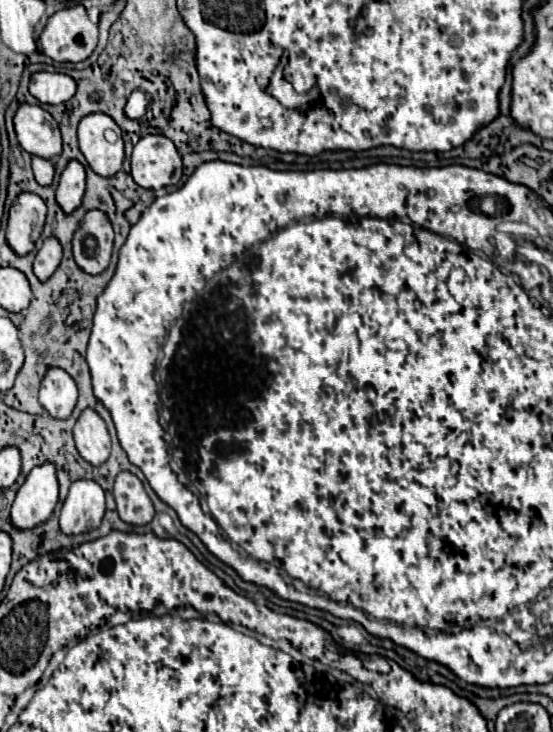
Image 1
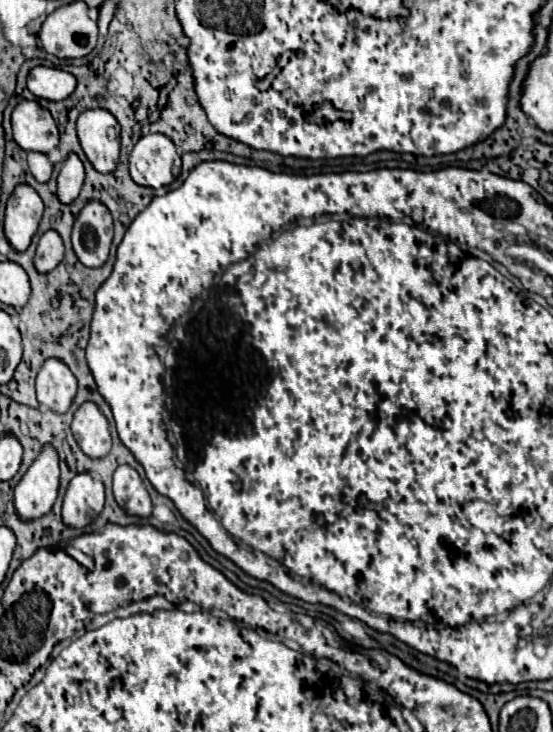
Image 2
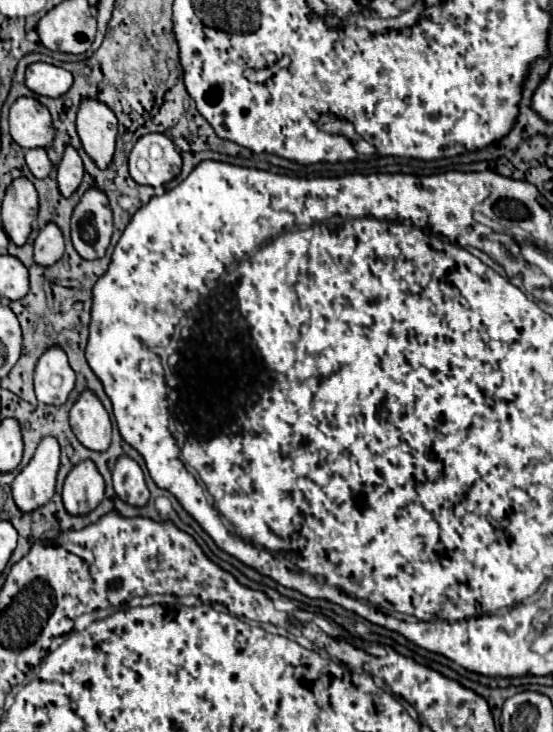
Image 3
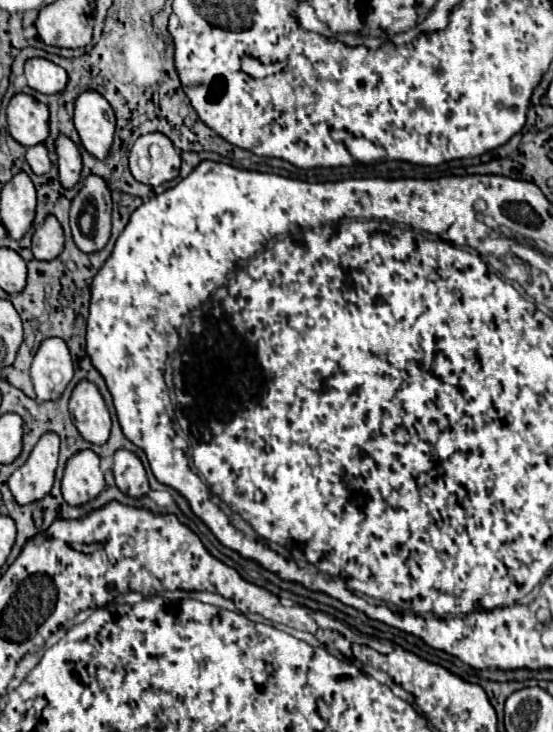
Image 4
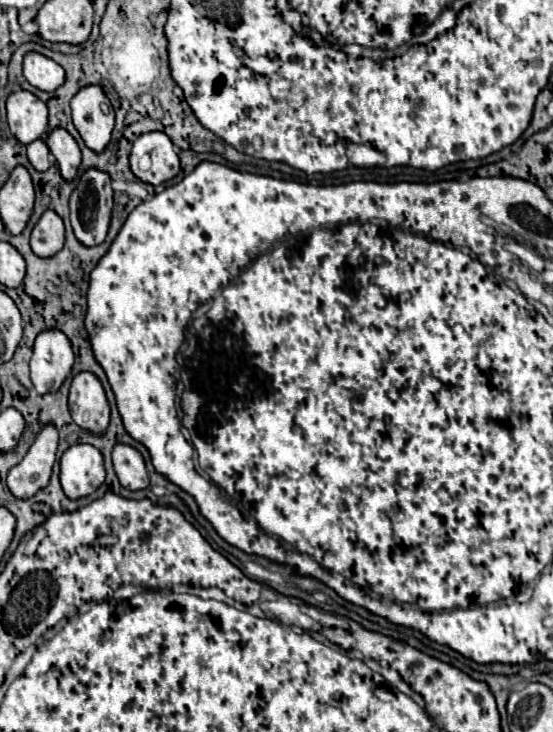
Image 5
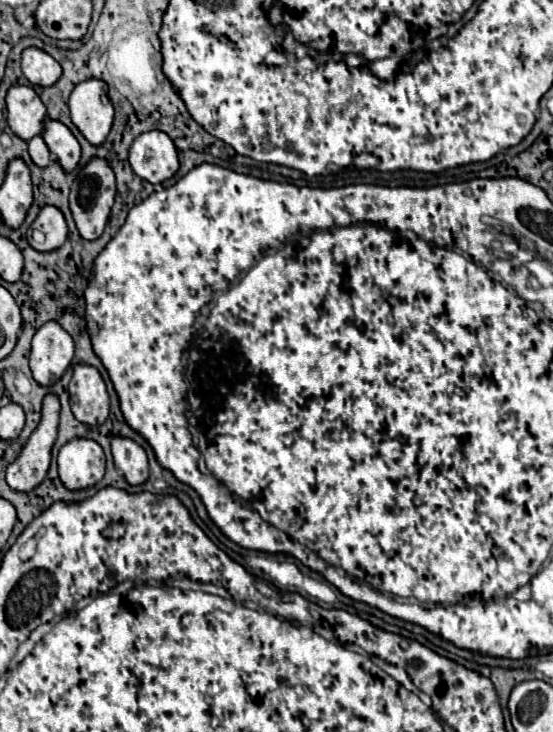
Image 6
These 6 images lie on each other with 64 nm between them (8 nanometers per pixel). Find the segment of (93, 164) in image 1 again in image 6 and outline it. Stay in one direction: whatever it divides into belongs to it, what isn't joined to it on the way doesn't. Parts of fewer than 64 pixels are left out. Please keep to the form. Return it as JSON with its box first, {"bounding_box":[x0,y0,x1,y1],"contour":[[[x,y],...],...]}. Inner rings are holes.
{"bounding_box":[70,80,114,146],"contour":[[[102,80],[80,82],[70,96],[70,116],[74,126],[92,146],[102,146],[114,120],[114,108],[108,98],[108,86]]]}

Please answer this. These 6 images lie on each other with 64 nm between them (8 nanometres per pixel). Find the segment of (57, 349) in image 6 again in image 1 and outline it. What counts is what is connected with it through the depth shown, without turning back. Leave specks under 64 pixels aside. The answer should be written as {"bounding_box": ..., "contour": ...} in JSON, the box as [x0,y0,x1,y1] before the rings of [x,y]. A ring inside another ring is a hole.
{"bounding_box":[40,368,78,420],"contour":[[[50,368],[42,380],[40,396],[42,408],[56,420],[70,418],[78,402],[78,388],[74,380],[60,368]]]}

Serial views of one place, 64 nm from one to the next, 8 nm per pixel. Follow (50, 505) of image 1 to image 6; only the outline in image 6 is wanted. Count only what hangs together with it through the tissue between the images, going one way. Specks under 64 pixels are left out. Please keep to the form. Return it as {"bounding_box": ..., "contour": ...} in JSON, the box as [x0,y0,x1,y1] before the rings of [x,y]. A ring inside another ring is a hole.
{"bounding_box":[6,396,60,492],"contour":[[[56,396],[44,398],[40,426],[32,432],[22,454],[6,470],[6,482],[14,492],[30,492],[40,486],[48,474],[52,446],[56,440],[60,402]]]}

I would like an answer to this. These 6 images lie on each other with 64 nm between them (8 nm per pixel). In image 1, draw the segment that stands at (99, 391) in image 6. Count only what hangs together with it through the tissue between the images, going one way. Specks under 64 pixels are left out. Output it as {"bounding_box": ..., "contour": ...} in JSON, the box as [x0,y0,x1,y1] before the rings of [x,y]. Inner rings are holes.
{"bounding_box":[74,410,110,466],"contour":[[[84,410],[74,426],[74,440],[80,456],[92,464],[102,466],[110,456],[110,436],[104,420],[94,410]]]}

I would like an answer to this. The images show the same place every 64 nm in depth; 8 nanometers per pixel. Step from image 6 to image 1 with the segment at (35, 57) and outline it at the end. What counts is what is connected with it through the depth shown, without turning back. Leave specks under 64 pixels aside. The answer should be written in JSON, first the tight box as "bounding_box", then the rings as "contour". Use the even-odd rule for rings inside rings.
{"bounding_box":[30,72,76,104],"contour":[[[36,72],[30,78],[30,94],[42,104],[62,104],[76,94],[76,82],[68,74]]]}

